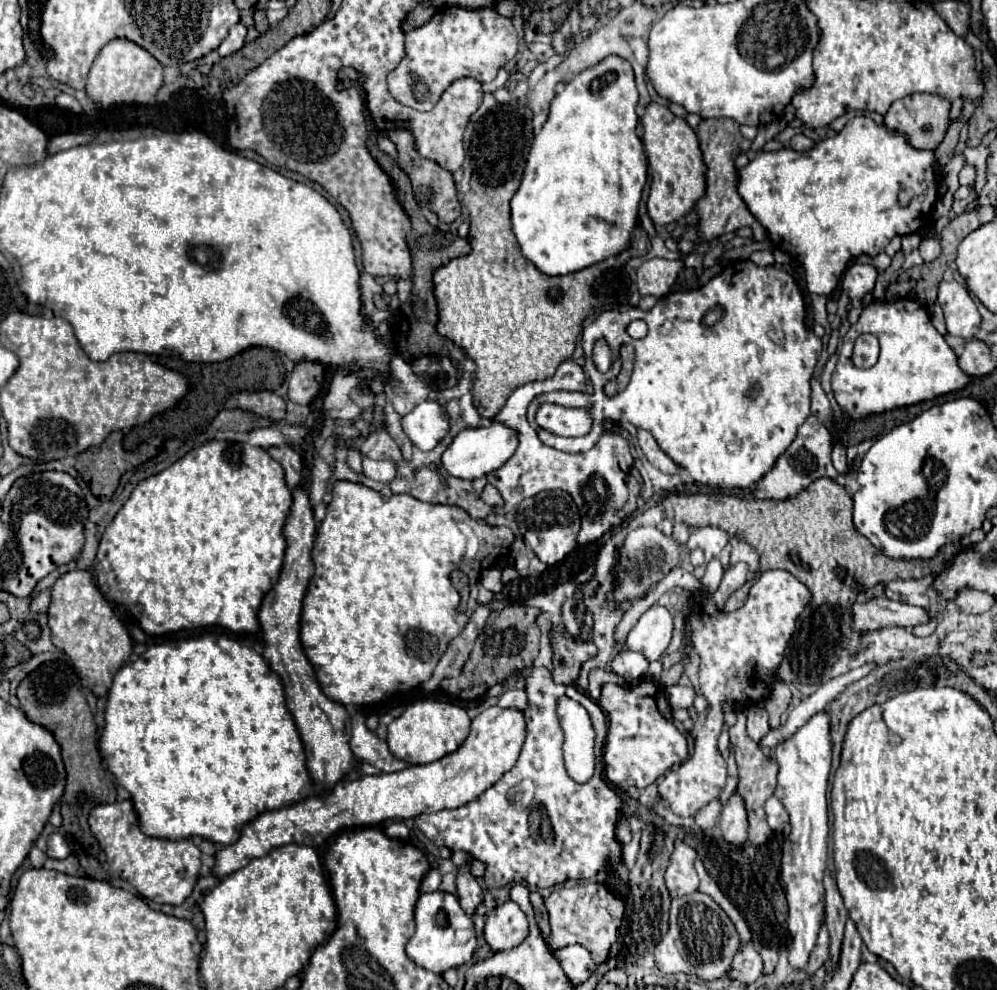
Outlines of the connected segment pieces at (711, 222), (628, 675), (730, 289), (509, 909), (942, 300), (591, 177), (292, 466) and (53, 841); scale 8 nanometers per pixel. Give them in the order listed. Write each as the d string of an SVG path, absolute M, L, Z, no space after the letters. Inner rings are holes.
M703 118L699 122L699 142L701 142L701 150L703 150L703 158L707 164L707 192L705 196L697 202L697 212L699 212L699 234L703 236L703 240L713 240L717 236L723 236L727 232L733 232L741 226L751 226L753 228L753 236L757 242L767 240L767 232L765 228L753 218L753 214L749 212L747 204L743 202L743 198L737 192L737 184L739 184L739 176L737 176L737 168L735 168L735 158L741 152L747 152L751 142L745 140L739 132L739 124L729 120L729 118Z
M631 650L619 652L611 662L611 670L617 676L625 678L625 682L629 682L629 684L635 684L641 678L645 678L647 668L649 668L649 662L645 660L645 656L641 652L631 652Z
M735 260L735 262L727 264L727 266L731 266L731 268L723 268L721 274L717 274L717 276L711 278L705 286L701 286L701 288L697 288L697 290L691 290L691 292L671 292L671 294L659 298L659 302L657 302L649 312L643 312L643 310L633 308L633 306L623 306L623 308L619 308L619 310L603 312L591 326L587 326L587 328L583 330L583 332L585 332L585 334L583 334L585 368L587 368L587 372L589 372L589 376L591 376L591 382L595 384L595 394L555 390L555 392L539 394L537 398L533 398L533 402L531 402L529 408L527 408L527 420L529 420L529 424L535 428L537 436L541 438L541 442L545 442L547 446L551 446L551 448L555 448L555 450L563 450L563 452L585 452L585 450L589 450L589 448L595 446L595 440L601 436L601 424L603 424L605 420L613 420L613 422L621 422L621 420L623 420L623 422L631 422L635 428L645 428L645 430L649 430L649 432L655 436L655 440L659 442L659 446L663 448L663 452L669 454L681 468L685 468L685 470L693 476L693 480L697 480L697 482L701 482L701 484L721 486L721 488L749 488L749 486L753 486L755 482L759 482L759 480L775 466L775 460L789 448L789 444L791 444L791 442L795 440L795 436L797 436L797 428L799 428L799 426L807 420L807 416L811 414L811 378L813 378L813 370L815 370L817 358L819 358L819 354L821 354L821 338L815 336L815 334L811 334L811 332L805 328L805 324L803 324L803 320L805 320L805 300L803 300L801 290L799 290L799 286L795 284L795 280L793 280L791 274L787 274L785 270L775 268L775 266L757 266L757 264L753 264L751 260ZM635 318L645 320L647 326L649 326L647 336L641 338L641 340L635 340L635 338L631 338L631 336L627 334L627 326L629 326L629 322L633 322ZM665 318L669 318L669 320L675 324L675 328L673 328L673 332L671 332L669 336L661 336L661 334L657 332L659 324L661 324ZM599 338L605 338L607 344L631 344L631 346L635 348L635 362L633 362L631 380L629 380L627 388L625 388L623 392L619 392L619 394L615 394L615 396L611 396L611 398L603 392L603 386L619 374L619 366L621 366L619 362L621 362L621 360L615 356L615 362L613 362L611 370L605 372L605 374L599 372L599 370L595 368L593 360L591 360L591 356L593 356L593 344L595 344ZM543 402L553 402L553 404L567 406L567 408L585 408L585 406L591 406L591 412L593 412L593 428L591 428L591 432L589 432L587 436L583 436L583 438L559 438L559 436L547 434L547 432L545 432L541 426L537 426L537 422L535 422L535 412L537 412L539 404L543 404Z
M505 902L487 914L485 940L493 952L511 950L527 938L527 918L515 902Z
M955 280L939 284L939 304L945 312L947 332L959 338L973 338L981 324L981 314L967 288Z
M607 56L597 66L591 66L587 70L583 70L571 82L567 82L557 92L557 96L553 98L549 118L547 118L545 126L541 128L541 132L533 140L533 146L531 146L531 152L529 152L529 158L527 158L527 166L525 166L525 176L521 180L521 186L519 186L517 194L511 200L511 222L513 222L513 232L517 236L517 242L521 246L521 252L543 274L547 274L547 276L571 274L571 272L583 270L583 268L587 268L595 262L601 262L609 256L615 256L615 254L623 252L629 246L629 236L631 236L631 232L637 224L637 210L639 210L639 202L641 202L641 192L643 192L643 186L647 182L647 156L645 156L645 150L643 150L643 142L637 134L637 126L639 126L639 118L635 114L637 100L639 100L639 92L637 92L637 86L635 86L633 68L621 56Z
M283 446L283 448L269 448L267 450L285 470L285 480L289 488L295 488L301 482L301 470L303 470L303 462L299 452L295 452L291 446Z
M59 832L51 834L47 844L49 844L49 848L47 848L47 856L49 858L67 858L71 854L71 848L69 848L65 836L59 834Z

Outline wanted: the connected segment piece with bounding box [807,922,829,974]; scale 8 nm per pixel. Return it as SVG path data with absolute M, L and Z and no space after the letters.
M825 922L819 930L819 938L817 938L817 944L811 952L811 958L809 958L809 966L807 966L807 974L813 974L817 968L823 966L823 962L829 958L829 934L825 930Z

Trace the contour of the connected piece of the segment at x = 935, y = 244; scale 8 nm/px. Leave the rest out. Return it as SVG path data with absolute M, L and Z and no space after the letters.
M925 238L919 246L919 252L923 256L925 262L931 262L935 260L939 254L941 254L941 246L939 246L939 240L937 238Z

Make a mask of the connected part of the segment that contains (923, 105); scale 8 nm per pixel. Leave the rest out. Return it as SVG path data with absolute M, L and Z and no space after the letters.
M909 94L905 98L899 98L891 104L891 108L885 114L885 126L891 130L899 130L903 134L907 134L909 142L915 148L927 148L927 150L935 150L949 126L949 110L951 110L951 102L947 98L935 96L935 94Z

